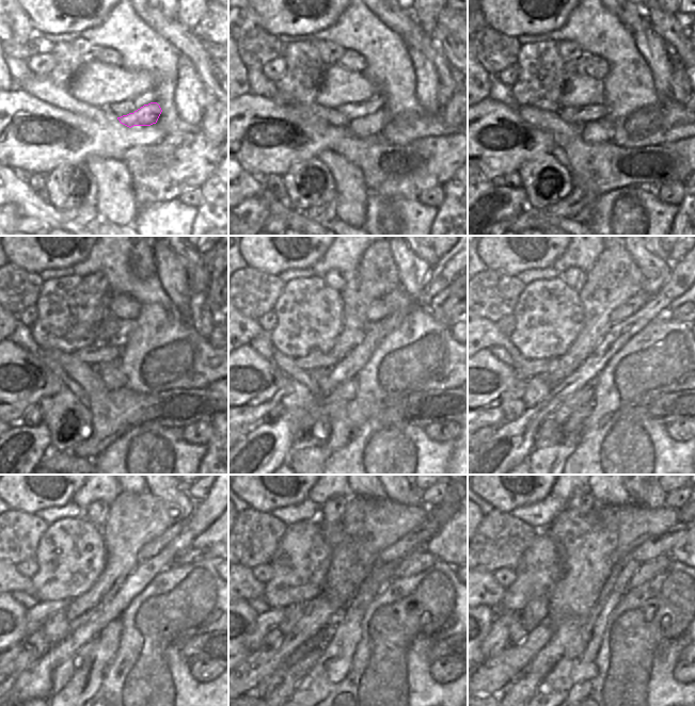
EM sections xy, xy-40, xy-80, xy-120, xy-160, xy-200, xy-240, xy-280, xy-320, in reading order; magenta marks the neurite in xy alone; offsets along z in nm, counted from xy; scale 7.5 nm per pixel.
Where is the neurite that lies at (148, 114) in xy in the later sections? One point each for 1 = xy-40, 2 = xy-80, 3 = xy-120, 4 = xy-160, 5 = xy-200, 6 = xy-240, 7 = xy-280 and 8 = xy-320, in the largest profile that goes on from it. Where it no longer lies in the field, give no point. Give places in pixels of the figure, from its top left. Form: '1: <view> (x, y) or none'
1: xy-40 (361, 127)
2: xy-80 (601, 130)
3: xy-120 (111, 373)
4: xy-160 (337, 399)
5: xy-200 (585, 395)
6: xy-240 (62, 674)
7: xy-280 (296, 673)
8: xy-320 (520, 691)

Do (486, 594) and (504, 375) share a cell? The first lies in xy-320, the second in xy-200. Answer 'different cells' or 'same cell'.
different cells

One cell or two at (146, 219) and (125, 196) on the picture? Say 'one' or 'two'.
two

